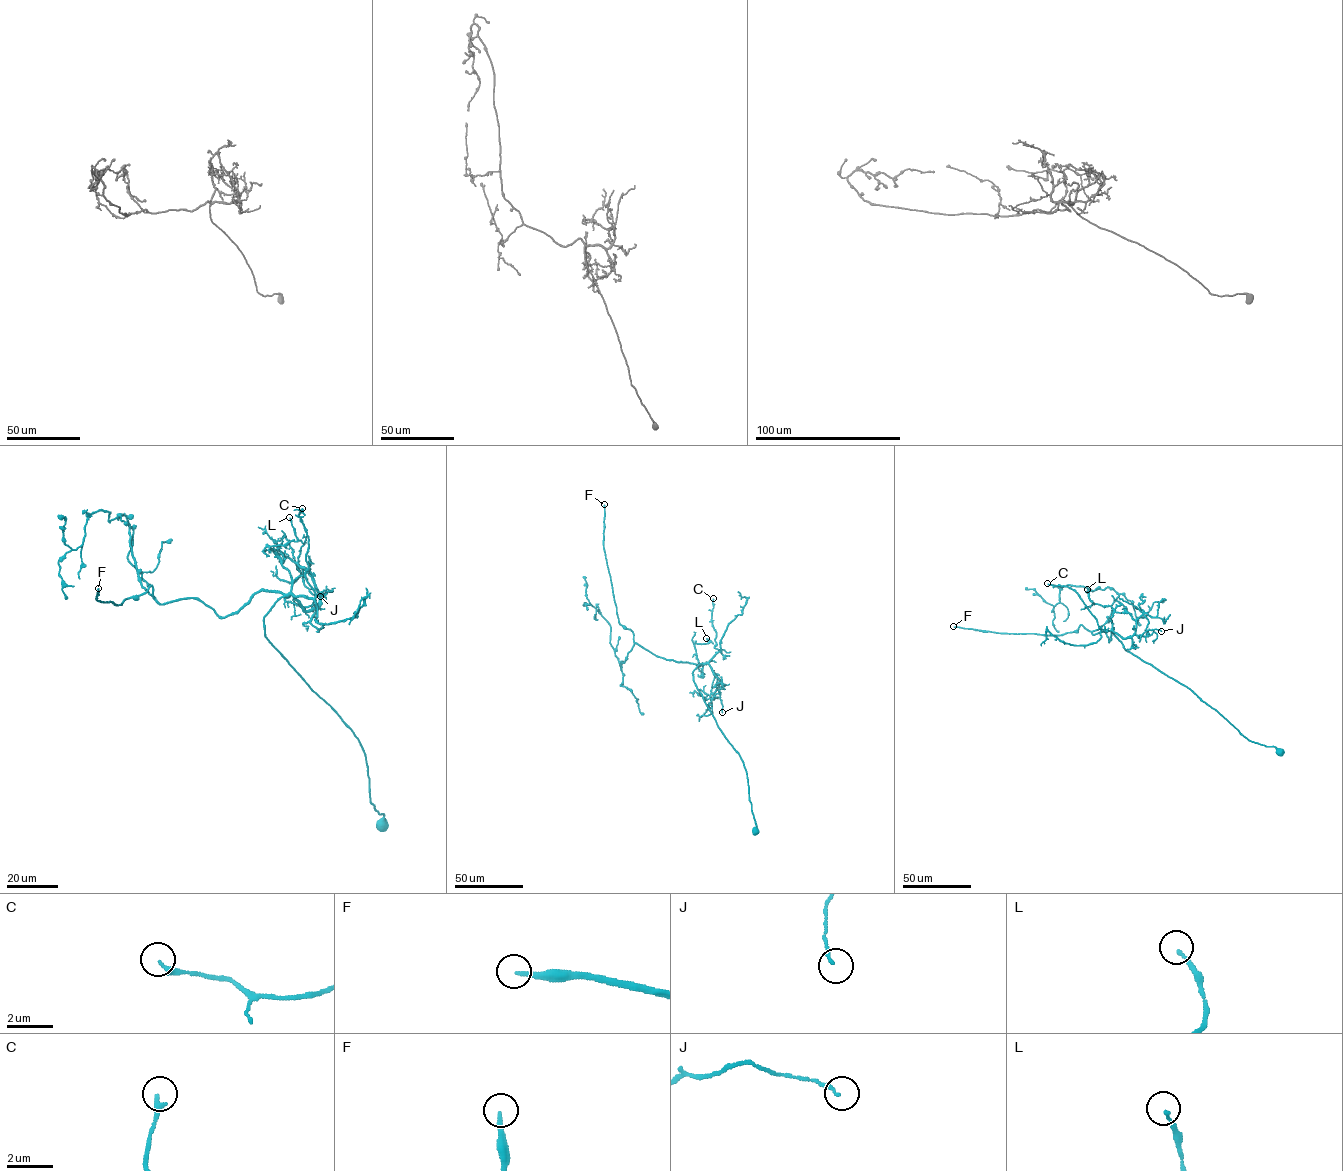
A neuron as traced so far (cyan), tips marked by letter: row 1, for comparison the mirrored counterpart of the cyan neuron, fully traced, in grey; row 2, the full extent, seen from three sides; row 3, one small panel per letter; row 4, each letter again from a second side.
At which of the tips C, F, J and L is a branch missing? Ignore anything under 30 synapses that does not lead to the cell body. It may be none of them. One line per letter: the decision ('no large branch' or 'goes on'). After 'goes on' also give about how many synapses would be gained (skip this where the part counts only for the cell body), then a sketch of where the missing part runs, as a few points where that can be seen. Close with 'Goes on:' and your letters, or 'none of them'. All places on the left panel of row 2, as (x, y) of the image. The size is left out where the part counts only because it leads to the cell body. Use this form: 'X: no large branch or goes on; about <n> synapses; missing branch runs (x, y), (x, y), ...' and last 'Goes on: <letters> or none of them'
C: no large branch
F: goes on; about 140 synapses; missing branch runs (98, 588), (85, 579), (74, 558), (70, 517), (58, 568)
J: no large branch
L: no large branch
Goes on: F

